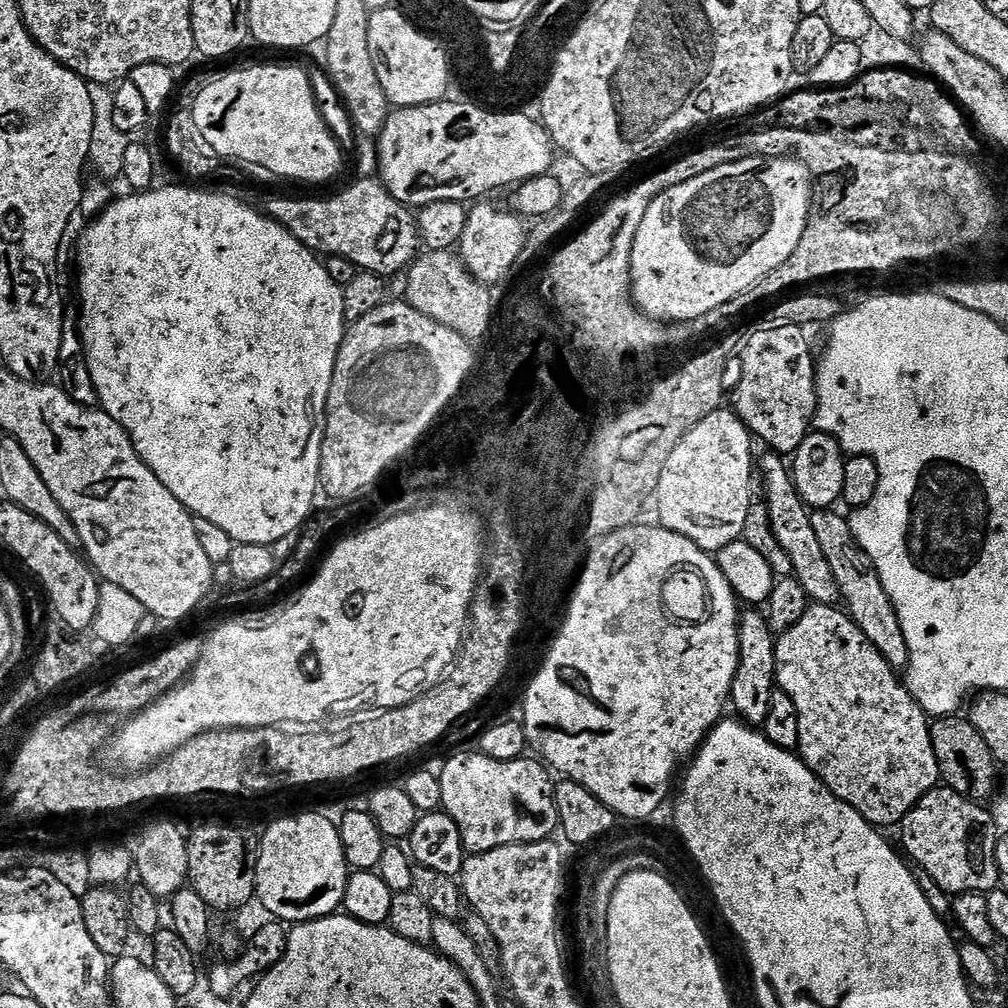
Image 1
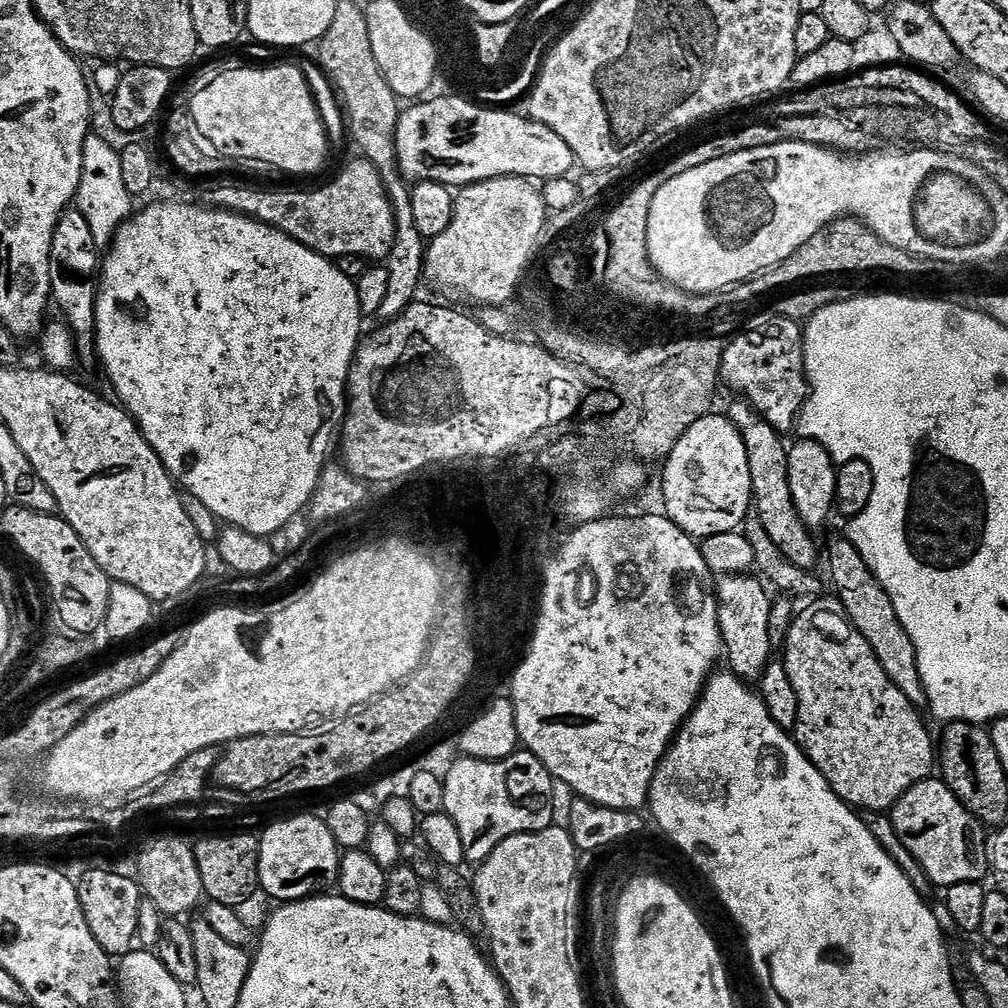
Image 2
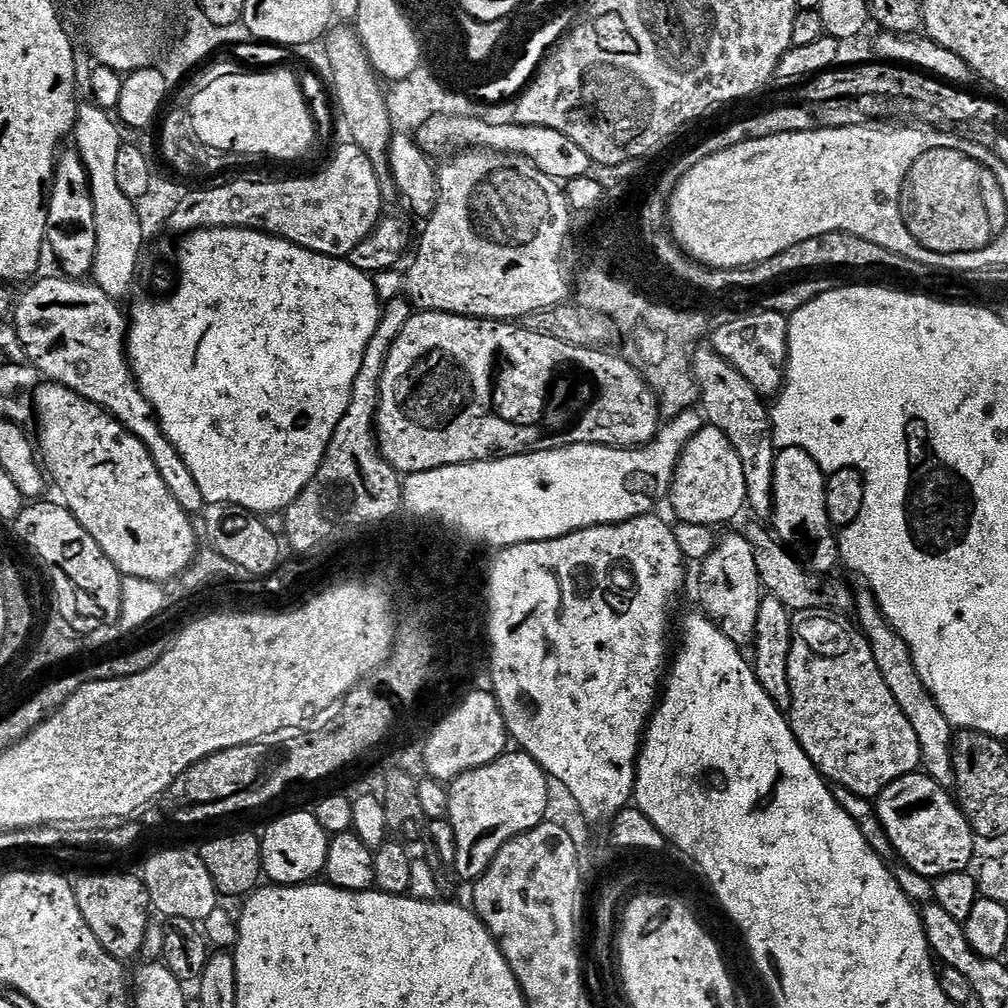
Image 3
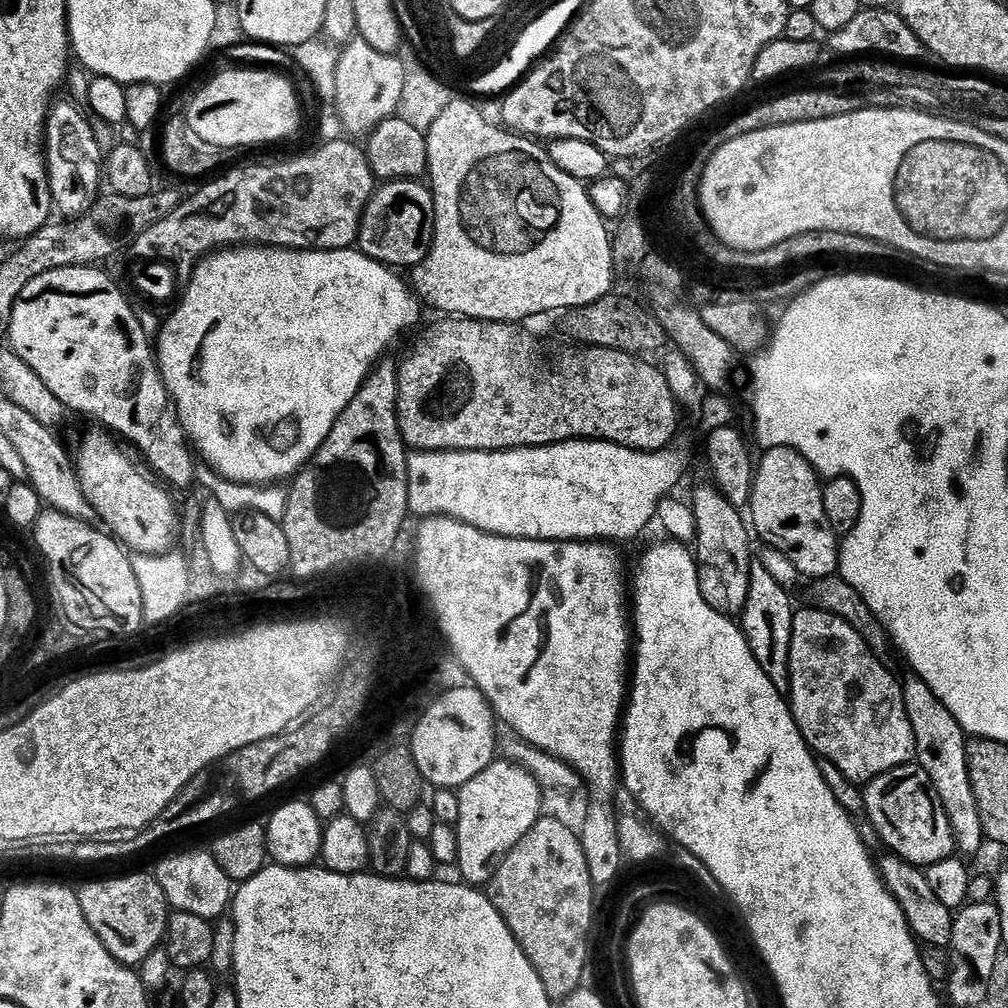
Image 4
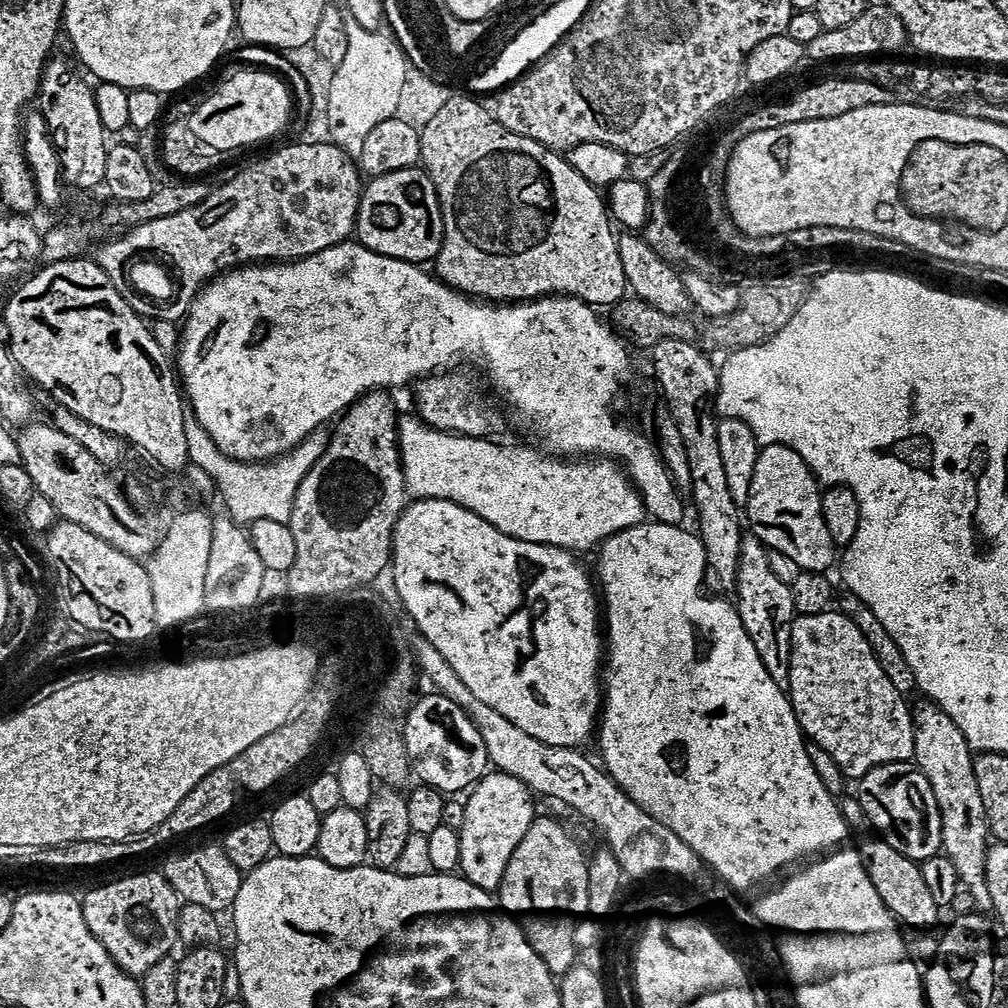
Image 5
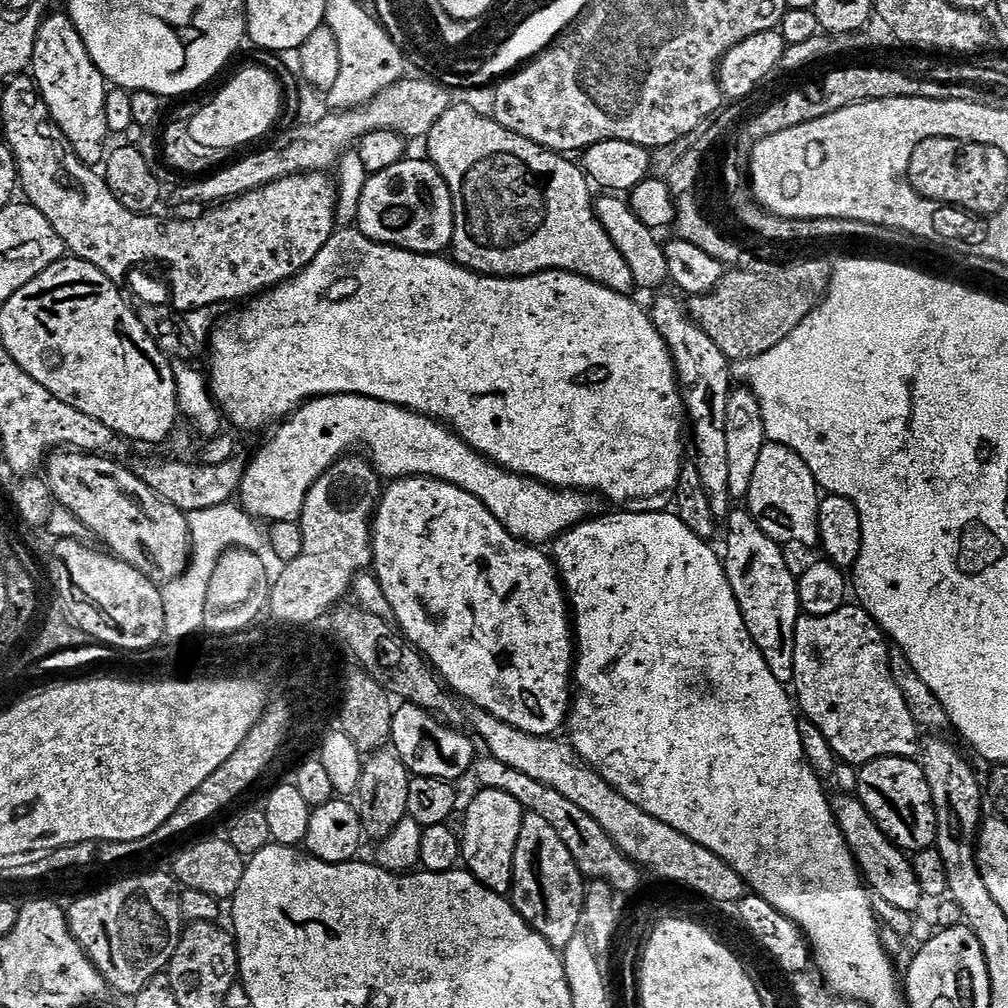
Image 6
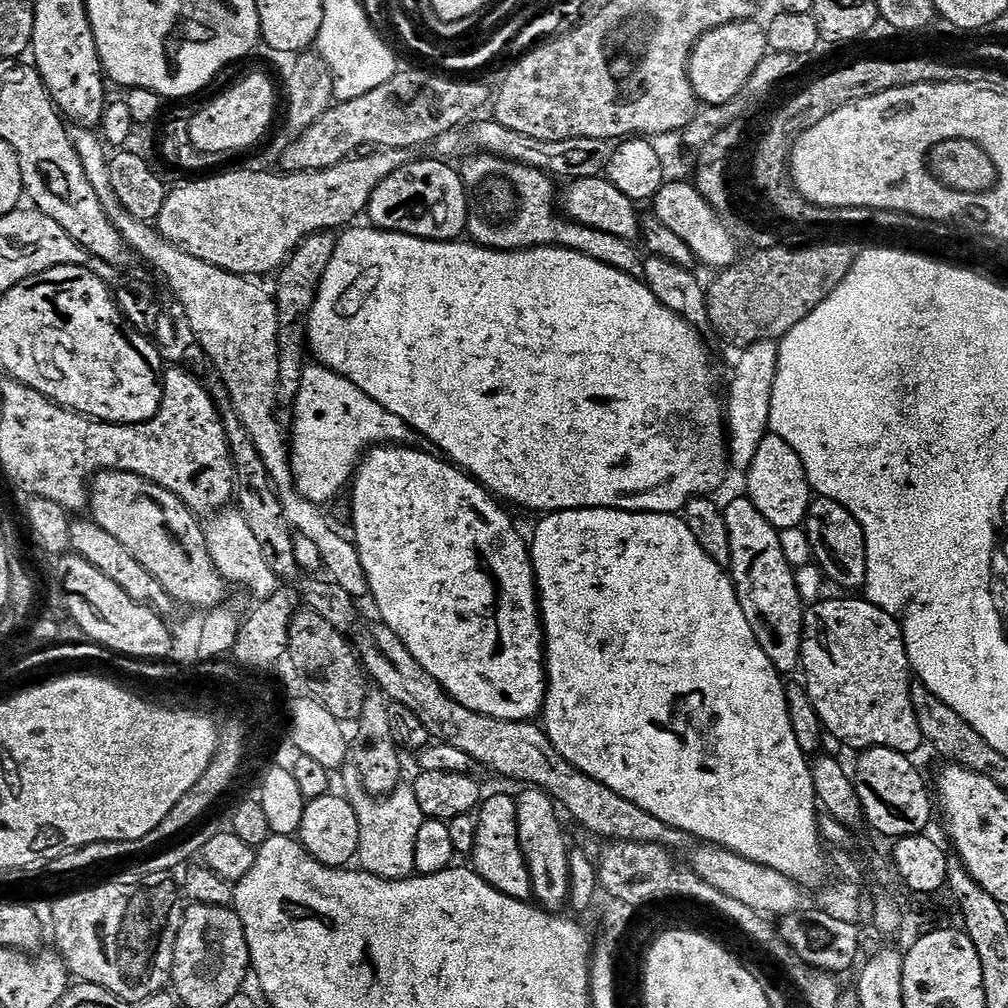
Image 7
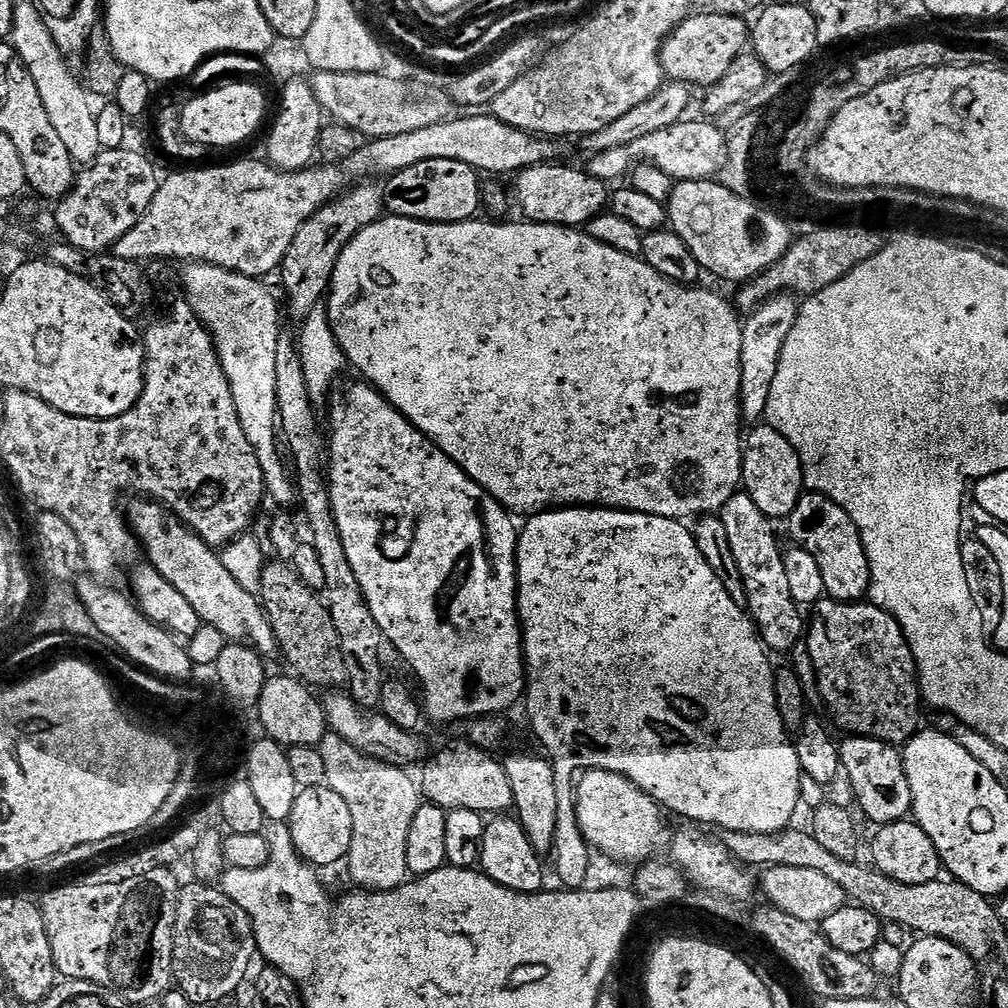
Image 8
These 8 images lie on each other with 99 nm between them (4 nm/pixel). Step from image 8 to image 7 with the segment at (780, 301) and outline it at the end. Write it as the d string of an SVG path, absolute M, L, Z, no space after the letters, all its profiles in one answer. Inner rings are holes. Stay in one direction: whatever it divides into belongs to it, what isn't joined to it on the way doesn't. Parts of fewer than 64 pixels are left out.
M759 340L749 348L743 349L736 360L736 369L732 372L732 381L728 384L728 400L726 396L726 435L728 437L728 458L733 469L740 474L747 473L749 466L754 462L754 454L758 454L758 446L770 435L770 394L776 377L776 359L780 349L777 341Z

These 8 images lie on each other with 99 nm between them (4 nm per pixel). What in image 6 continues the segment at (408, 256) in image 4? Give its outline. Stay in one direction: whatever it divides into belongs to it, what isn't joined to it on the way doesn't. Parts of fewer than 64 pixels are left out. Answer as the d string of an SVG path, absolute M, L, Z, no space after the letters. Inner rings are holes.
M402 159L380 173L369 175L358 204L355 227L379 244L393 244L428 256L447 253L456 229L450 186L431 160Z

